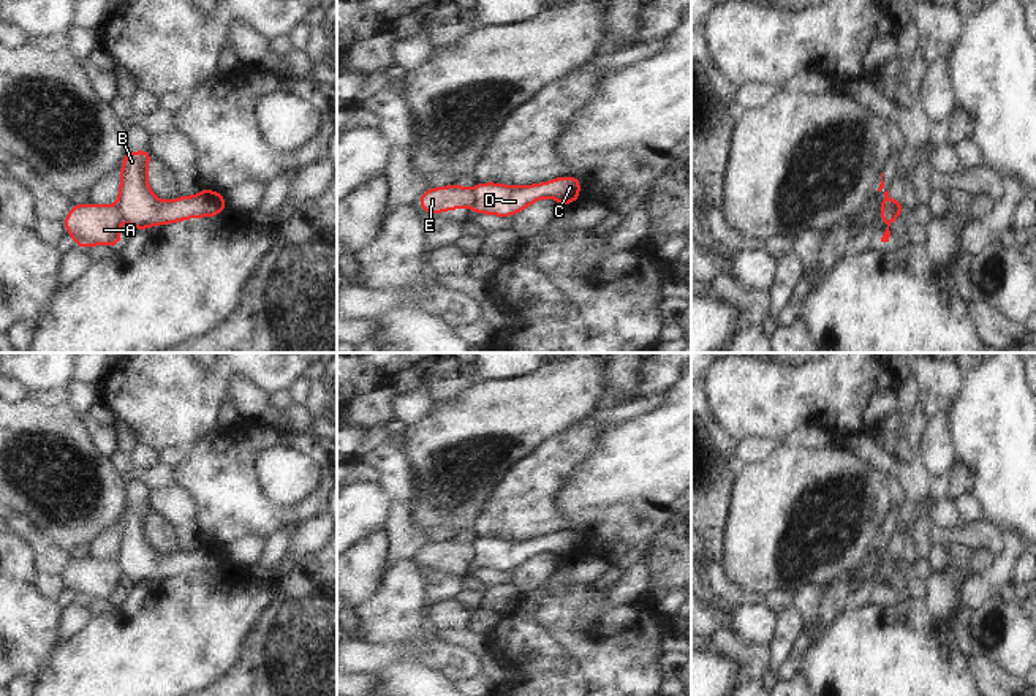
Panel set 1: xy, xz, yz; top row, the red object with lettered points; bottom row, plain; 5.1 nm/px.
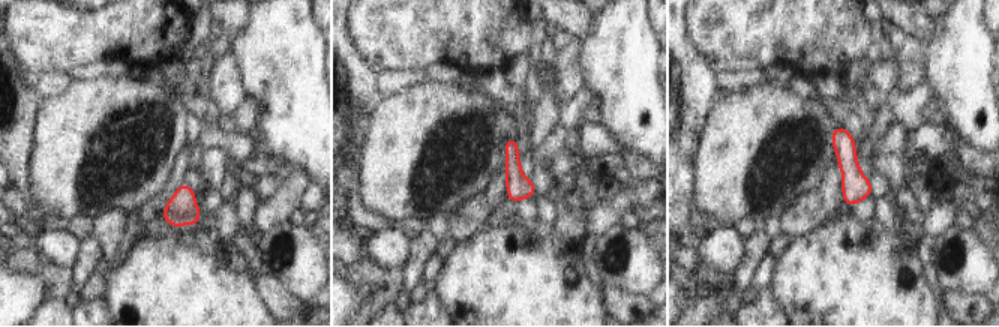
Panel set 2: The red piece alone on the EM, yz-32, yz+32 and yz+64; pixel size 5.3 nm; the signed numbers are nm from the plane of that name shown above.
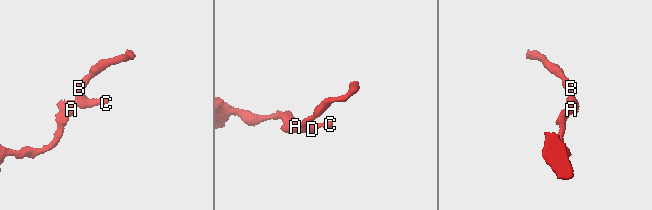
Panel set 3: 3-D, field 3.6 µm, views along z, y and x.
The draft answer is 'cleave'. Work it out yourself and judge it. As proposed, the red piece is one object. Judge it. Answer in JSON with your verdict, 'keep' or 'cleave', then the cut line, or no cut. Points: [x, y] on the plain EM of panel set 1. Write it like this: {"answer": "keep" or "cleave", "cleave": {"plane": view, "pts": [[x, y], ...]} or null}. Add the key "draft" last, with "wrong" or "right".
{"answer": "cleave", "cleave": {"plane": "xz", "pts": [[473, 544], [475, 556], [470, 560]]}, "draft": "right"}

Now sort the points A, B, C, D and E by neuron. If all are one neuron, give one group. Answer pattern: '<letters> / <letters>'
A E / B C D

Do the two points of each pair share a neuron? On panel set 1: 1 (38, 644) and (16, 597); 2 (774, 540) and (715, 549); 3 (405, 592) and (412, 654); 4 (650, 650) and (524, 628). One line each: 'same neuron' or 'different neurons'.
1: same neuron
2: different neurons
3: same neuron
4: same neuron

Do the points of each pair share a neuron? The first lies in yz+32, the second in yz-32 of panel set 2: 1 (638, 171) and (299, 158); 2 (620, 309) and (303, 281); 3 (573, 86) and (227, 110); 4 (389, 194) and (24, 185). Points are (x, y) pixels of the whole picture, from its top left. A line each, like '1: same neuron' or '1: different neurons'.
1: different neurons
2: different neurons
3: same neuron
4: different neurons

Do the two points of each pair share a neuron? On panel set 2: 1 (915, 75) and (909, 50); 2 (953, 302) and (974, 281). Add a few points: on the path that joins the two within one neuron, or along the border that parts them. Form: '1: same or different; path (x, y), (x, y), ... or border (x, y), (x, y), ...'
1: same; path (909, 69), (909, 56)
2: different; border (941, 287), (983, 296)

